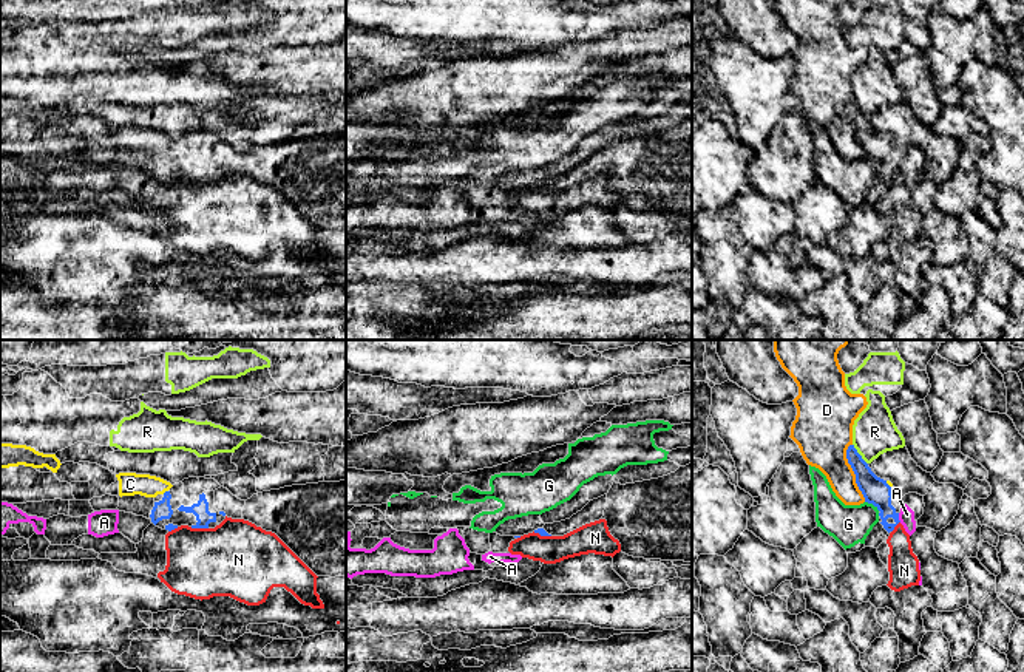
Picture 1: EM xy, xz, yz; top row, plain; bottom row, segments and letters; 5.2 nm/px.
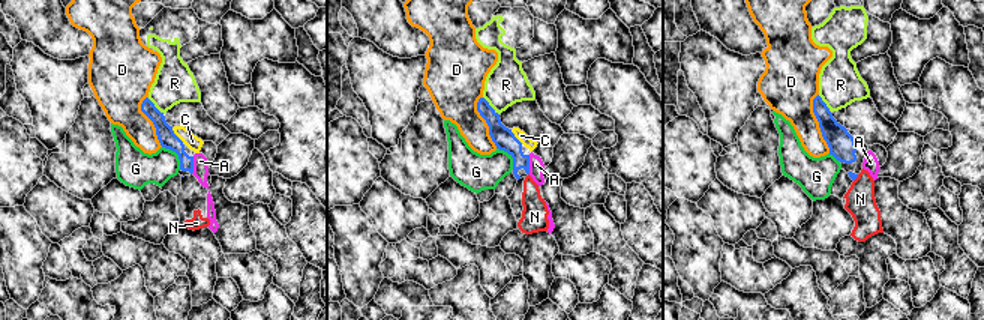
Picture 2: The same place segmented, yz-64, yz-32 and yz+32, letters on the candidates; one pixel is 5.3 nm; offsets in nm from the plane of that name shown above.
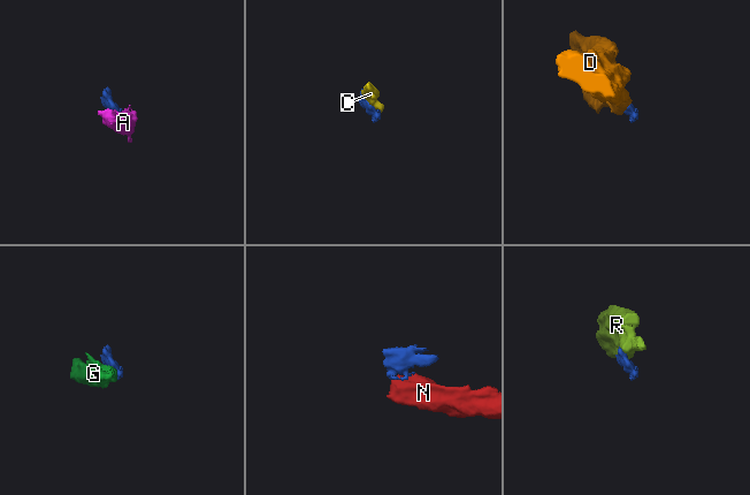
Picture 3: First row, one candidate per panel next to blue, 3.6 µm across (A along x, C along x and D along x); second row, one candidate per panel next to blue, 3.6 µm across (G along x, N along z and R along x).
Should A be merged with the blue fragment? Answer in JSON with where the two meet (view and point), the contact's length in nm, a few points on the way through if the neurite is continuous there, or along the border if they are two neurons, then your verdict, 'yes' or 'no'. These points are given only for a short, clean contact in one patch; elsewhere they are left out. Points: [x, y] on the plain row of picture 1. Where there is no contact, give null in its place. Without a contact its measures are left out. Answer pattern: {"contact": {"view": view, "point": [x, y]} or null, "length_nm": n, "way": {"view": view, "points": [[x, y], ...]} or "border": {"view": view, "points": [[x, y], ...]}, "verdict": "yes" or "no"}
{"contact": {"view": "yz", "point": [898, 172]}, "length_nm": 50, "verdict": "no"}

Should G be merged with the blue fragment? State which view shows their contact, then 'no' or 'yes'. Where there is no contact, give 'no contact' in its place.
contact in yz; no

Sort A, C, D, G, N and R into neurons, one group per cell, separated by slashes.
A N / C / D / G / R

